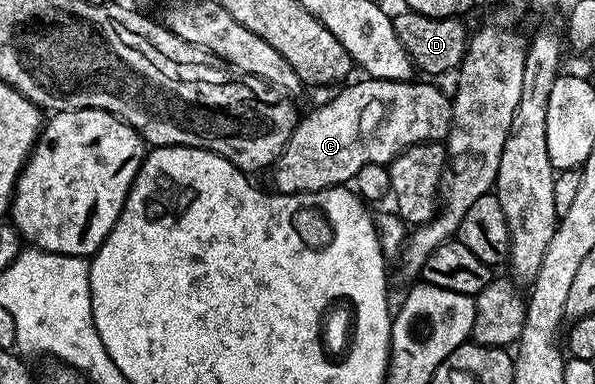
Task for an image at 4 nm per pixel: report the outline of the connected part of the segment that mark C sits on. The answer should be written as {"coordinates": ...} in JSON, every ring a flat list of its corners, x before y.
{"coordinates":[[362,78,356,84,348,83,348,88,340,87,332,100,315,108,307,117,300,119,295,125,293,134,285,146,285,150,275,160,269,175,275,185,276,193,288,196,294,192,320,192,326,188,346,185,354,181,357,170,370,164,390,165,395,157,414,144,429,144,446,141,451,132,451,109,453,100,438,88,438,83,418,84,415,78,409,80,376,80]]}

